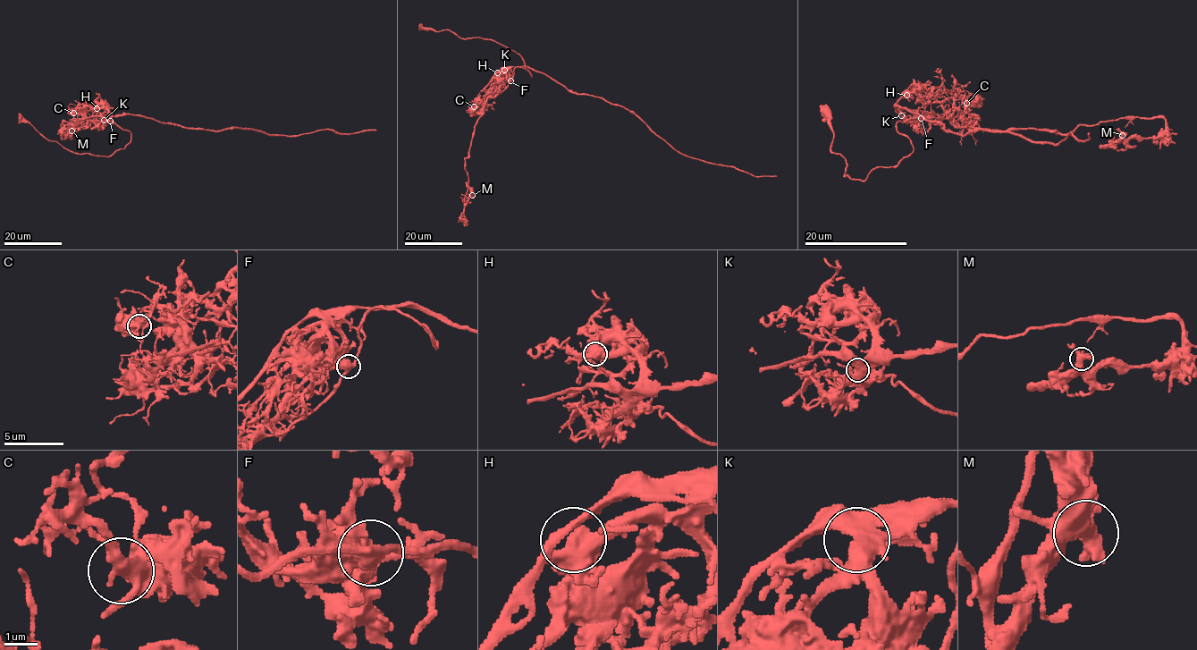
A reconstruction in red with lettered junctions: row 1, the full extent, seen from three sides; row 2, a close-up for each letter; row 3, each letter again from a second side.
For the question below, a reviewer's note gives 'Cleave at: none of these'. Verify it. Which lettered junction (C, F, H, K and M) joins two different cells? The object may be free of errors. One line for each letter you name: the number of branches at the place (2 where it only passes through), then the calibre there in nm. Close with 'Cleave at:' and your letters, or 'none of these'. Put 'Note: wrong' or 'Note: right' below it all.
F: 3 branches meet; 440 nm thick
Cleave at: F
Note: wrong

